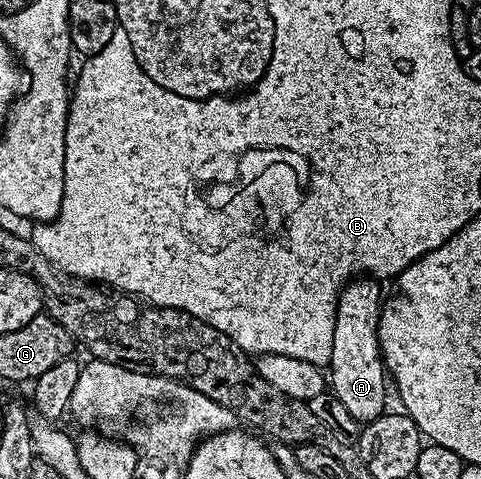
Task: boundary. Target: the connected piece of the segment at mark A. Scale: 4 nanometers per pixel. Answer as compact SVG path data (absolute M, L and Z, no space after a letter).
M356 277L339 292L333 325L333 357L329 364L329 391L345 405L345 410L361 425L375 420L388 410L389 376L379 348L379 312L385 294L380 280Z

